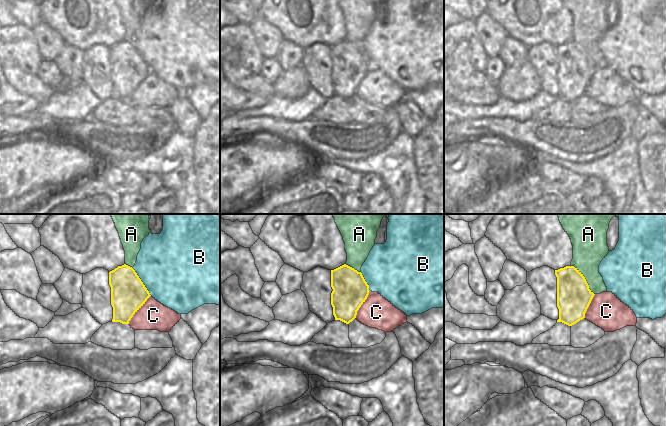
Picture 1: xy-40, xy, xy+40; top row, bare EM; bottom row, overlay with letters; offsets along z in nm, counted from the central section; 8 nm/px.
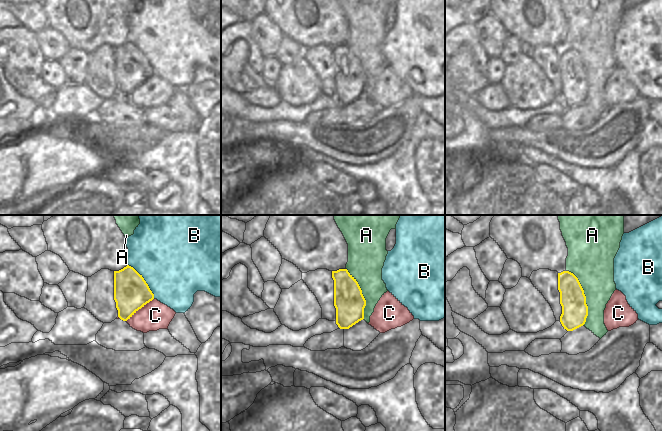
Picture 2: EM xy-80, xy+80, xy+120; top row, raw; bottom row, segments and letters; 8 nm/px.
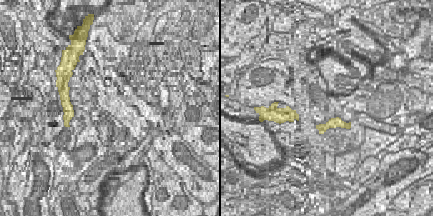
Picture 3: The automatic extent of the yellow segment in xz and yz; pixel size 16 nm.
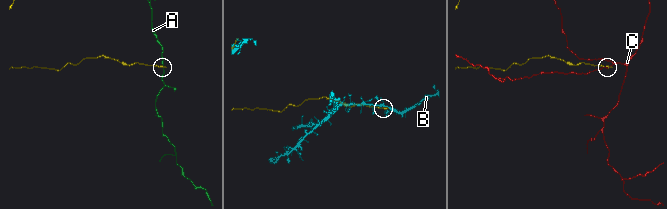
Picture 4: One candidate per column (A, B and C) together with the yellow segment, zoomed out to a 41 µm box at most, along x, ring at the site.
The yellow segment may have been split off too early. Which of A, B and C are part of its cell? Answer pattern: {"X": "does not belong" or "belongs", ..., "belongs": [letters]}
{"A": "does not belong", "B": "does not belong", "C": "does not belong", "belongs": []}

